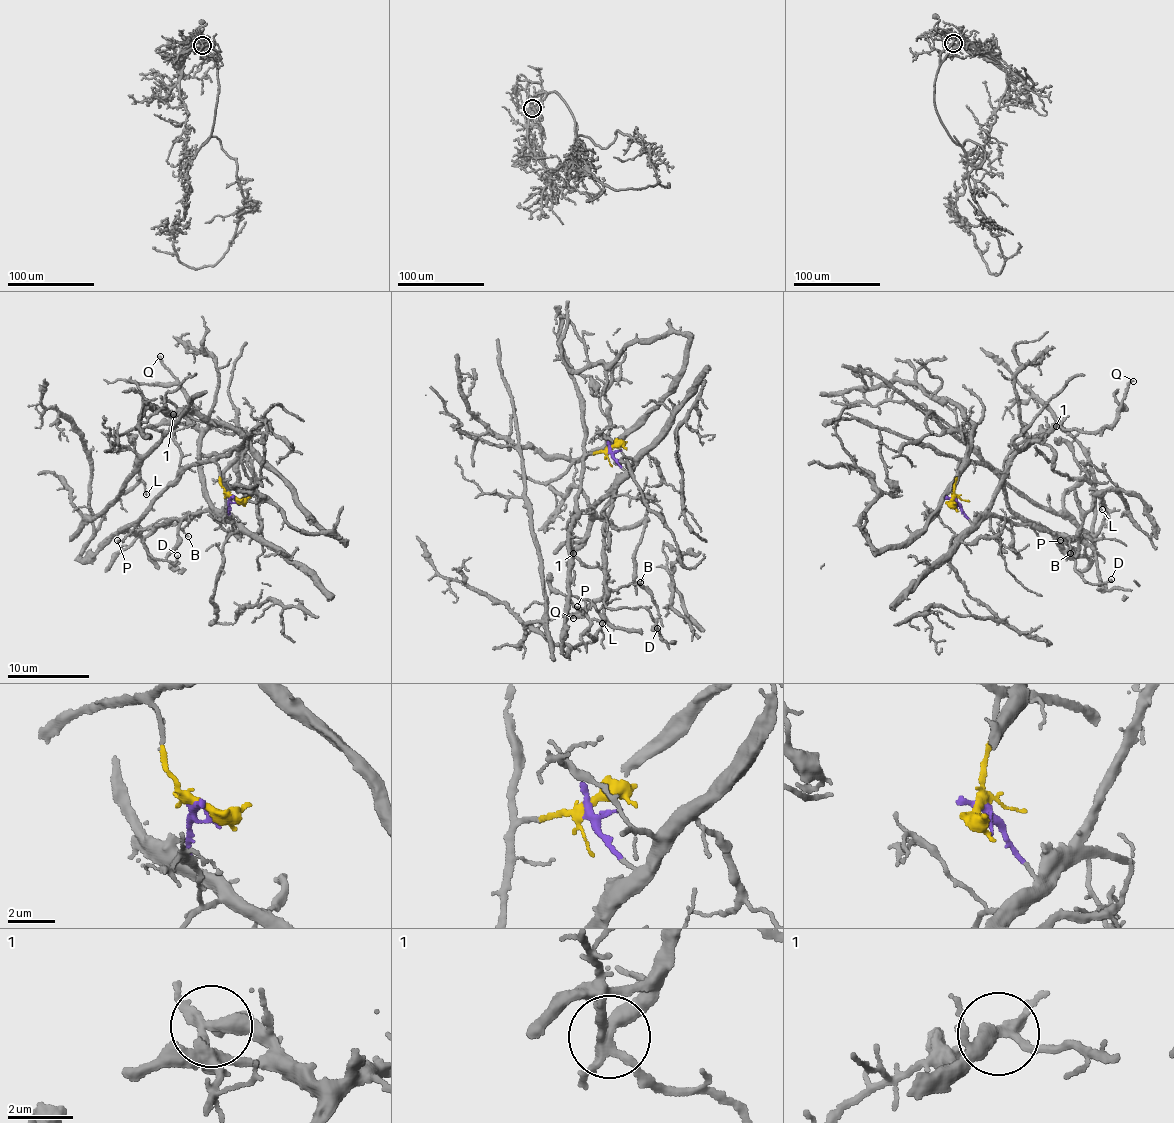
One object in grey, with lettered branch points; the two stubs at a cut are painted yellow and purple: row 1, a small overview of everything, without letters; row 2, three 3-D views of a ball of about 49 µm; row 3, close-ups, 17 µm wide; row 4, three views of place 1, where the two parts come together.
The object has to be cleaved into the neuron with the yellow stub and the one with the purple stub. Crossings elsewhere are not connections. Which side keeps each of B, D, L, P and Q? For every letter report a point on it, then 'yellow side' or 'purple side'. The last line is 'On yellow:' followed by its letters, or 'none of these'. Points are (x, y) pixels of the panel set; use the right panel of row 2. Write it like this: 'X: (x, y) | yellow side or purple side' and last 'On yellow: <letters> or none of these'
B: (1070, 553) | purple side
D: (1111, 579) | purple side
L: (1102, 509) | yellow side
P: (1060, 540) | yellow side
Q: (1133, 381) | purple side
On yellow: L, P

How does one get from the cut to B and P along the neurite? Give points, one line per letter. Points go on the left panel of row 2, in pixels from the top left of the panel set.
B: (231, 498), (226, 518), (197, 511), (182, 519), (171, 517), (158, 525), (176, 523), (188, 536)
P: (232, 498), (214, 462), (196, 463), (119, 530), (128, 535), (117, 540)

